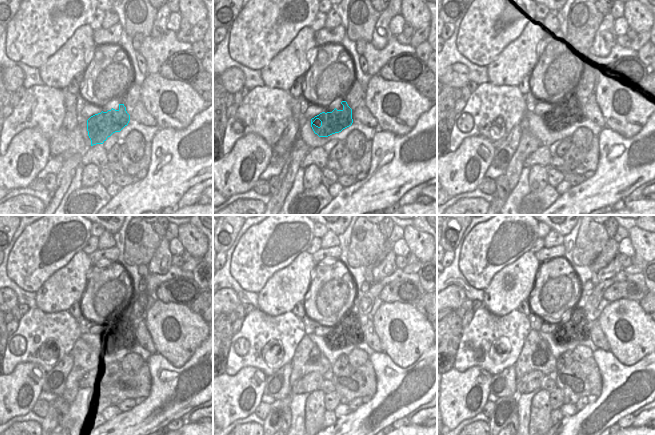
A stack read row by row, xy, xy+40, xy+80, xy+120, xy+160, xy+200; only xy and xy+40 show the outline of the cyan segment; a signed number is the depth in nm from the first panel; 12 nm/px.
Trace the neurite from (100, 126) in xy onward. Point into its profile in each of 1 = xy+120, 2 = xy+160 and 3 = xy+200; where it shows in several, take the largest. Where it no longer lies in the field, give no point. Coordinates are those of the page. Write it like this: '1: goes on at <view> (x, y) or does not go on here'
1: goes on at xy+120 (125, 335)
2: goes on at xy+160 (349, 329)
3: goes on at xy+200 (570, 330)

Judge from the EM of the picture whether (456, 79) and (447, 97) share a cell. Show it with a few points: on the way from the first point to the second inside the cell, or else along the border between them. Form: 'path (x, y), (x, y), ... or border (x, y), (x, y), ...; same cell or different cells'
border (447, 84), (454, 88); different cells

